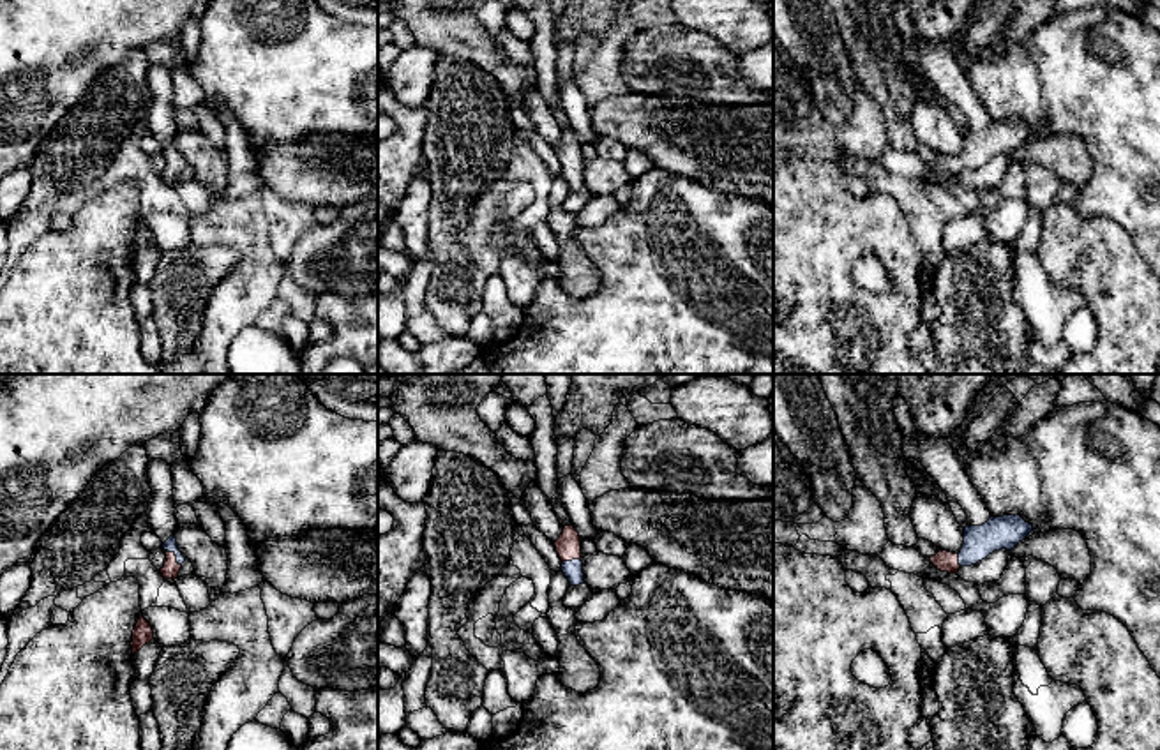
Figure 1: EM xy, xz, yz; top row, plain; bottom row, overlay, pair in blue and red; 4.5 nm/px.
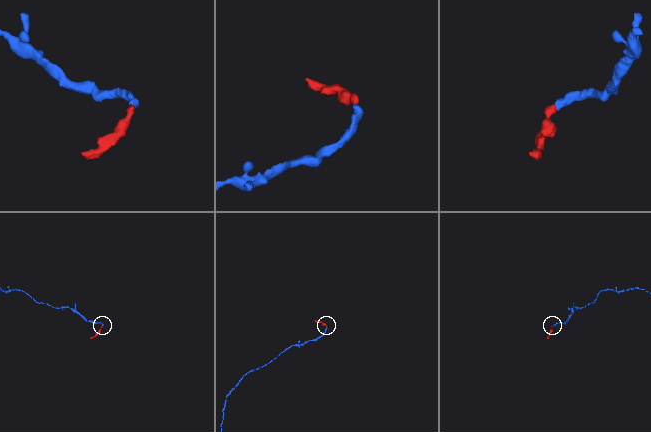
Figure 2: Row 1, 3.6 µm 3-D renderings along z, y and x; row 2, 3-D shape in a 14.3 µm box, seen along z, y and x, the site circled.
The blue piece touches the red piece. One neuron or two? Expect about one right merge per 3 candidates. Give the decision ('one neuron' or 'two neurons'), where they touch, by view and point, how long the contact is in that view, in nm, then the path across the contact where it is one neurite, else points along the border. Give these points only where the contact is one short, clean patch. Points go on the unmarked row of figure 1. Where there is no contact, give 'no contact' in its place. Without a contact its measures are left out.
one neuron | xy (175, 159) | 100 nm | across xy (170, 149), (175, 159), (170, 175)

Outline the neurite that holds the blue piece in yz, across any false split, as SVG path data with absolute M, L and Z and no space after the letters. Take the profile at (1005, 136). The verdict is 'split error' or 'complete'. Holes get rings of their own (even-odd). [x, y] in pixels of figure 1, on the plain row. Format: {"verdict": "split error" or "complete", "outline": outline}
{"verdict": "split error", "outline": "M1021 120L991 122L982 131L964 132L964 148L959 159L939 155L930 161L930 168L948 178L957 178L960 171L971 171L985 164L994 155L1012 155L1033 136L1033 129Z"}

